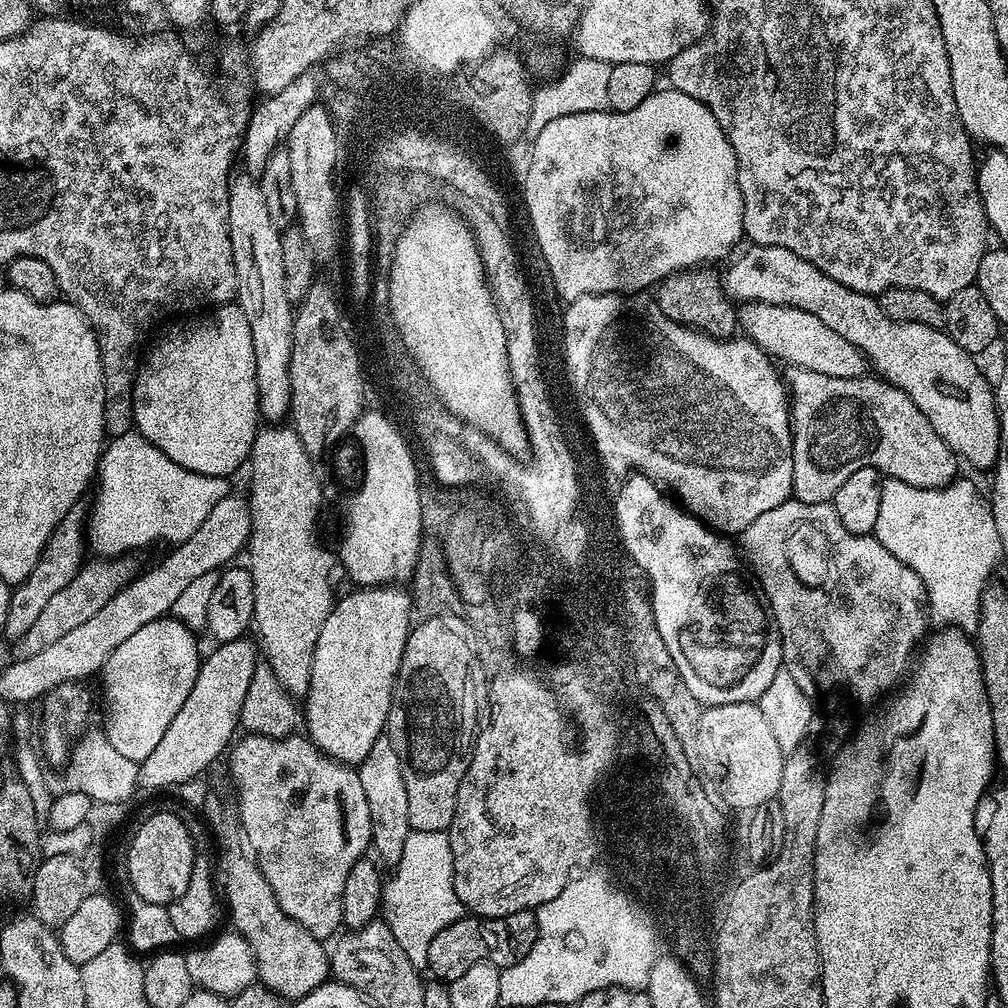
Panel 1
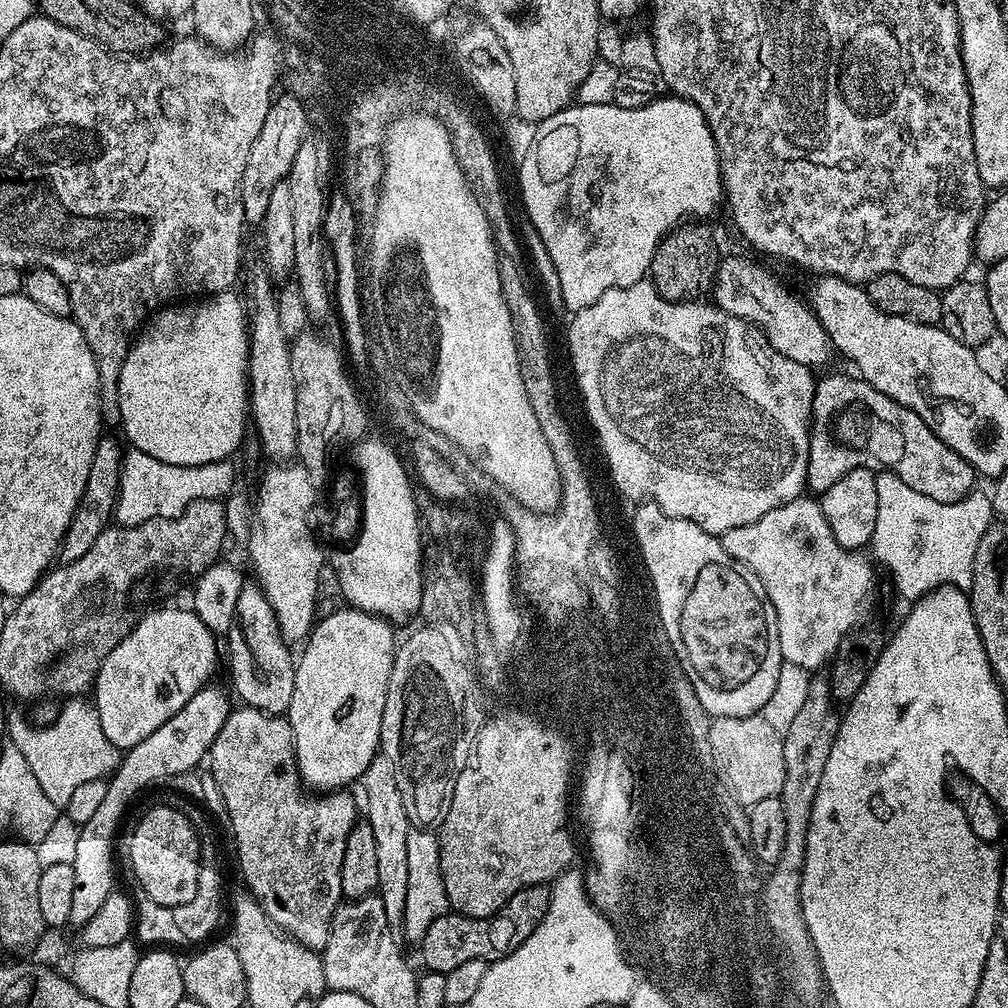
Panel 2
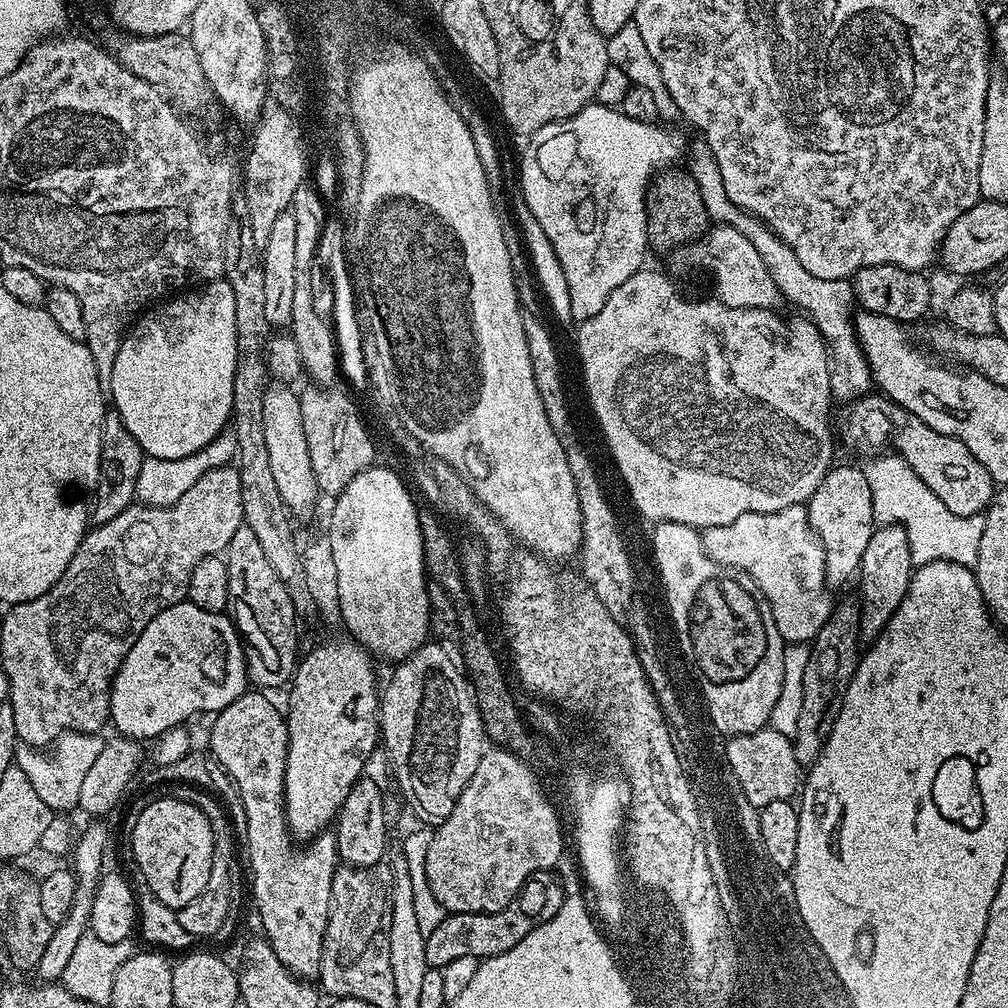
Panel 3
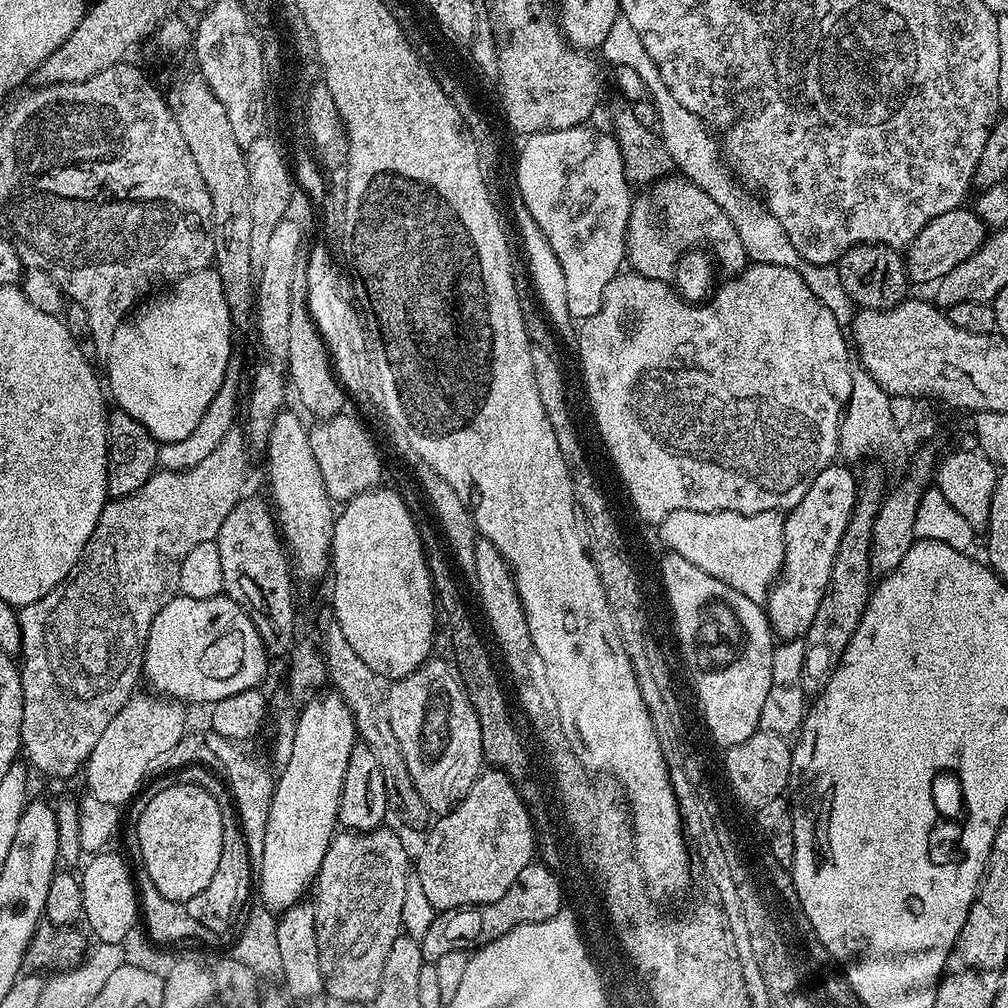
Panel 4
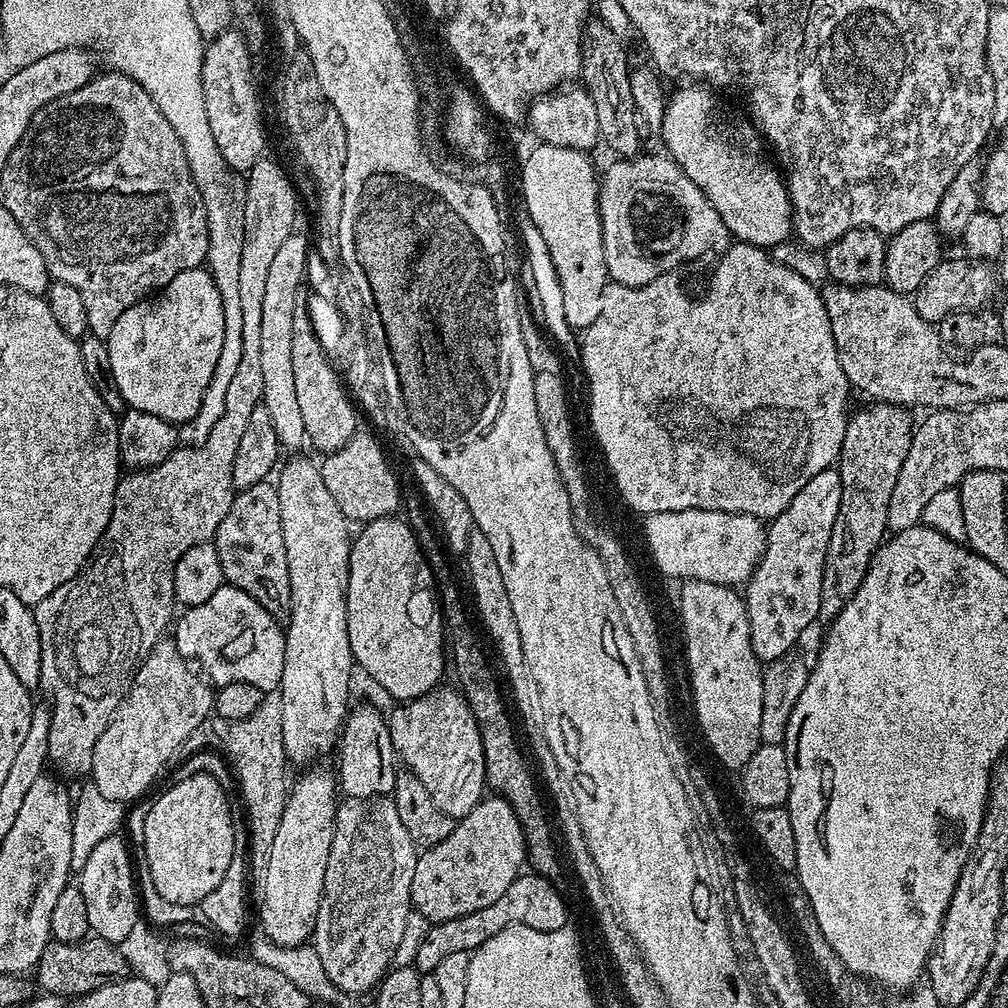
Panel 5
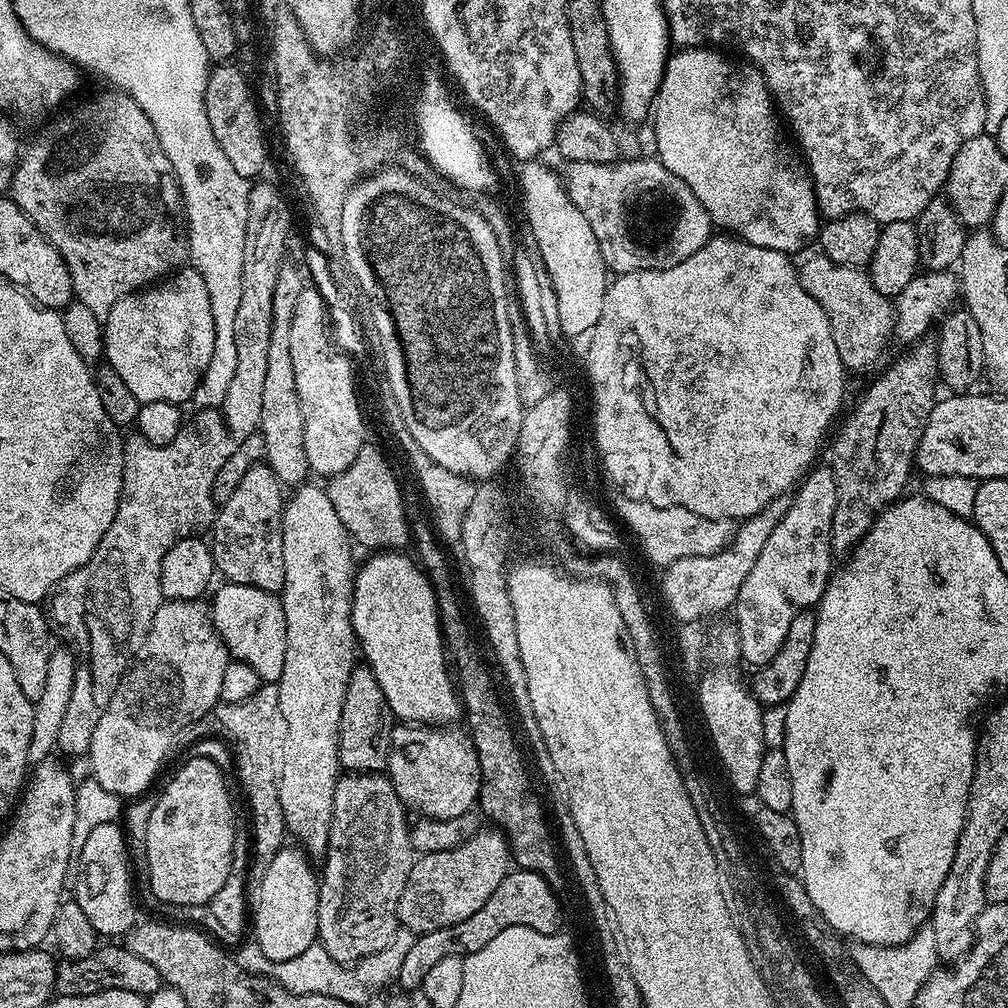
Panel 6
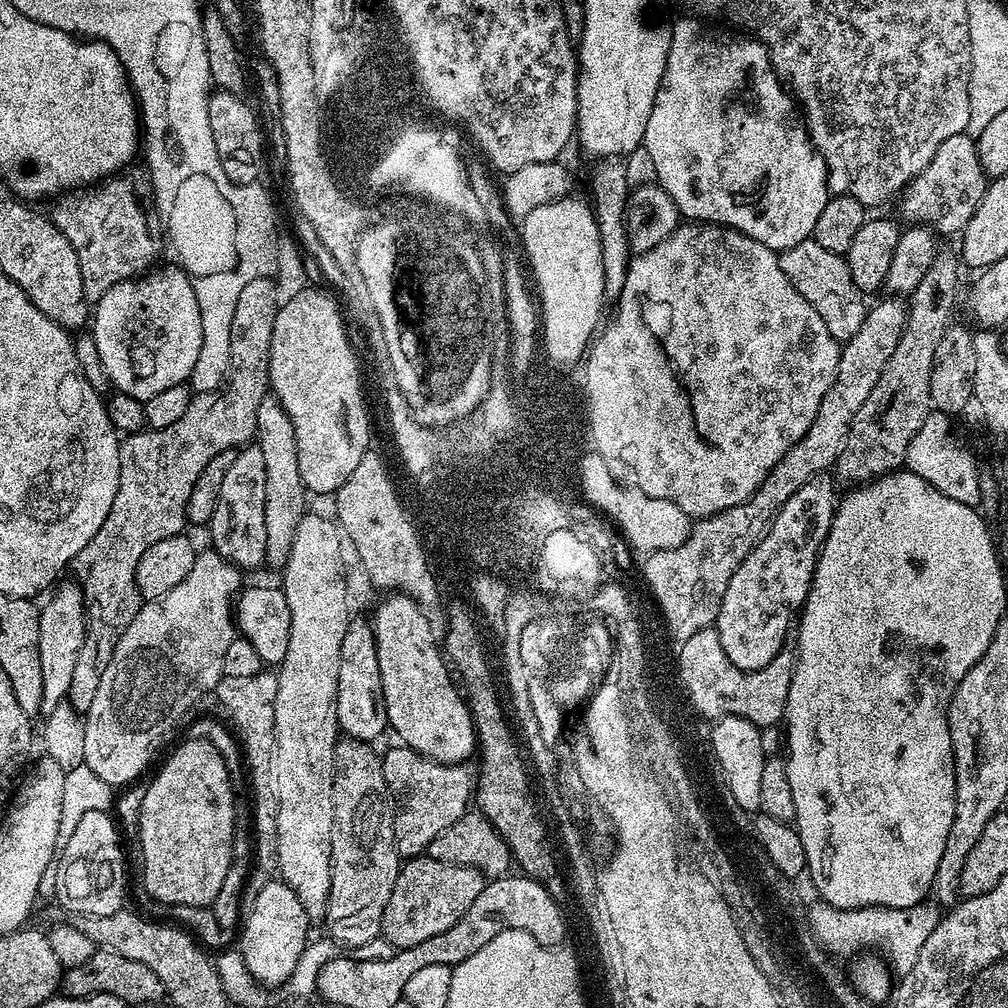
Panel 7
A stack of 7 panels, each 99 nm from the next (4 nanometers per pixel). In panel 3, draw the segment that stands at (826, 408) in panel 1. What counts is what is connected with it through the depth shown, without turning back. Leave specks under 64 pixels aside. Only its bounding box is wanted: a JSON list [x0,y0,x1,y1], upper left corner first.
[838,394,994,516]

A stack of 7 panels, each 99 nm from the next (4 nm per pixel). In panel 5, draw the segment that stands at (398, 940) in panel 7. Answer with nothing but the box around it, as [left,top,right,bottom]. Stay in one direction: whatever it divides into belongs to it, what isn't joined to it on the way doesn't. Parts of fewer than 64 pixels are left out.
[412,794,526,925]

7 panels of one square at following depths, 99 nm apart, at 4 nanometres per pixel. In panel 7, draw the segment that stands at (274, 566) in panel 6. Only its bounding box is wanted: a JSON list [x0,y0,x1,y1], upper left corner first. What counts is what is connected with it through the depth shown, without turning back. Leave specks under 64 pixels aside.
[210,442,266,568]

